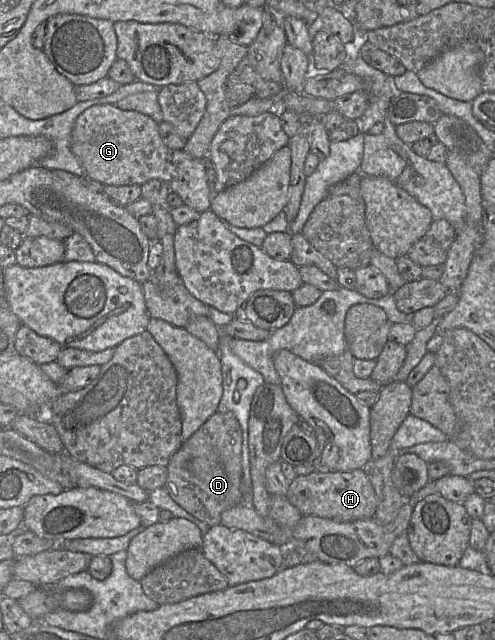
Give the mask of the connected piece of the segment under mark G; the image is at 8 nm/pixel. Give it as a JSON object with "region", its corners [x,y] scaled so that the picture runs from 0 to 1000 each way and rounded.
{"region":[[[232,163],[178,167],[152,188],[143,208],[143,236],[160,250],[178,280],[208,289],[287,289],[307,280],[341,288],[345,300],[360,303],[372,320],[410,333],[424,327],[430,300],[420,286],[412,247],[392,247],[370,234],[335,228],[321,209],[321,192],[297,180],[269,172],[246,172]]]}

